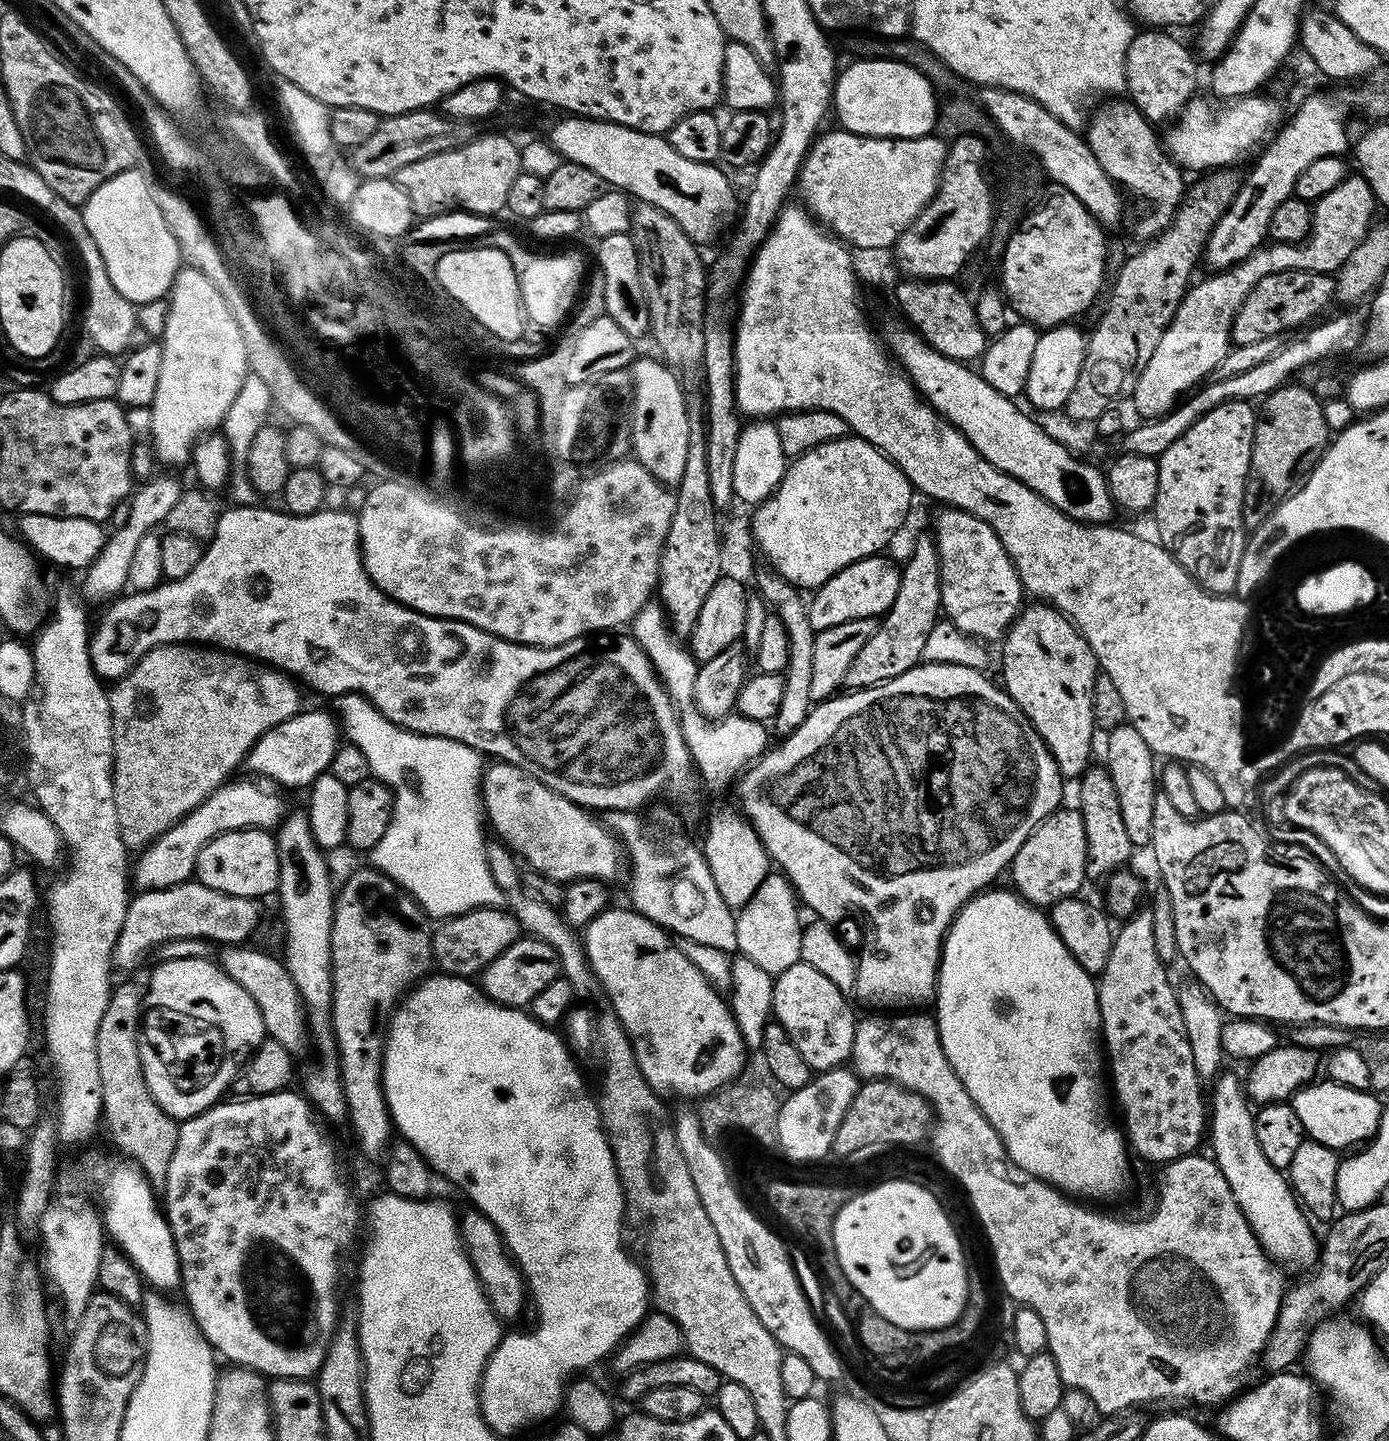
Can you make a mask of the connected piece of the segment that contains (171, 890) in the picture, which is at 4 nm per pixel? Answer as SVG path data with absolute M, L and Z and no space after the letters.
M193 878L184 884L170 886L169 888L155 888L149 892L137 891L128 901L126 916L122 922L122 928L118 934L118 942L112 951L112 962L117 969L136 968L144 960L144 955L151 953L160 944L174 939L206 939L220 946L240 946L244 940L256 928L260 920L259 899L251 896L235 896L234 894L222 894L222 890L210 890L210 886L201 884Z

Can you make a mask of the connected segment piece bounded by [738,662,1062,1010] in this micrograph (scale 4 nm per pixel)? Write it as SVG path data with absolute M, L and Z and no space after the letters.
M921 662L916 667L906 670L904 674L898 674L897 677L890 678L889 681L883 681L881 684L874 685L872 688L857 688L855 690L845 691L843 694L837 694L827 700L821 700L809 711L808 717L802 722L802 726L798 726L795 731L789 733L781 742L780 745L773 747L764 753L761 758L755 761L739 777L738 785L740 784L740 804L743 815L747 821L752 825L754 831L757 832L758 838L764 844L765 850L771 857L771 863L783 875L788 877L789 884L792 885L799 903L805 909L816 912L819 919L828 921L829 924L839 925L839 920L857 920L860 923L860 928L864 931L864 949L858 952L858 963L856 964L856 983L854 987L855 999L861 1000L864 1004L869 1004L869 1009L872 1010L920 1010L925 1006L923 1004L931 1005L936 994L936 980L940 977L940 953L944 946L944 937L948 935L948 927L951 926L952 921L955 920L960 909L972 899L973 896L985 891L989 887L988 884L1000 871L1007 869L1012 863L1014 854L1018 854L1018 850L1022 846L1022 842L1026 842L1026 838L1030 838L1030 834L1038 827L1043 820L1046 819L1051 812L1055 812L1057 808L1061 807L1062 800L1060 800L1060 783L1062 777L1055 758L1050 754L1050 750L1044 745L1044 740L1034 730L1034 726L1026 718L1026 714L1018 706L1018 702L1014 702L1014 698L1010 698L1010 694L1005 692L999 683L996 684L992 680L987 680L988 677L983 671L971 668L964 665L952 664L935 664Z

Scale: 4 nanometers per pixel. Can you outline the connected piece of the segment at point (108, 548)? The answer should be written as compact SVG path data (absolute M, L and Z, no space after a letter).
M156 476L139 488L140 485L131 493L130 499L127 501L130 516L126 524L115 529L105 539L98 558L94 558L94 562L83 569L85 596L83 599L85 601L104 600L103 602L108 602L125 591L130 562L135 548L138 547L138 542L142 542L142 538L153 535L157 531L156 527L159 529L163 525L166 514L170 514L172 507L178 503L182 491L182 485L172 476Z

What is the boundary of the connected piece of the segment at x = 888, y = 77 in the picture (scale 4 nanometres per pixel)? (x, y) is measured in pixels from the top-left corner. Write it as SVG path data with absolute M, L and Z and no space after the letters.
M858 58L836 77L833 113L845 131L860 136L900 139L931 135L936 127L938 98L920 71L891 58Z

